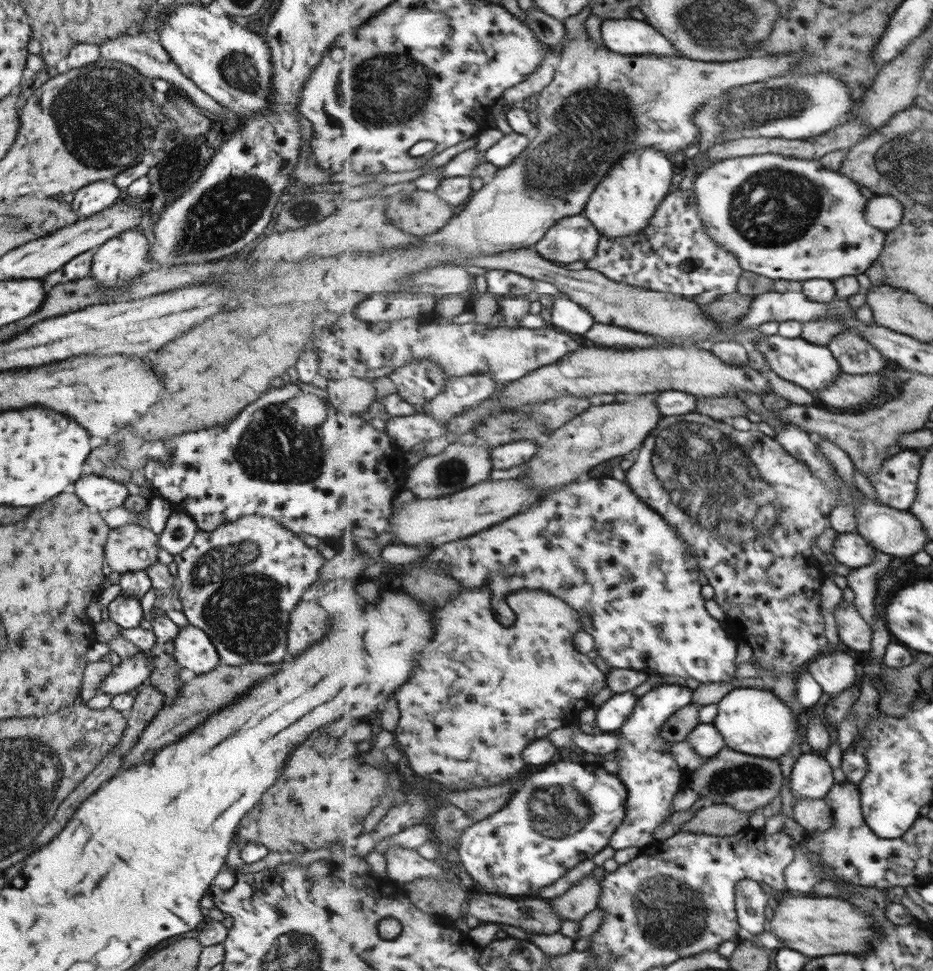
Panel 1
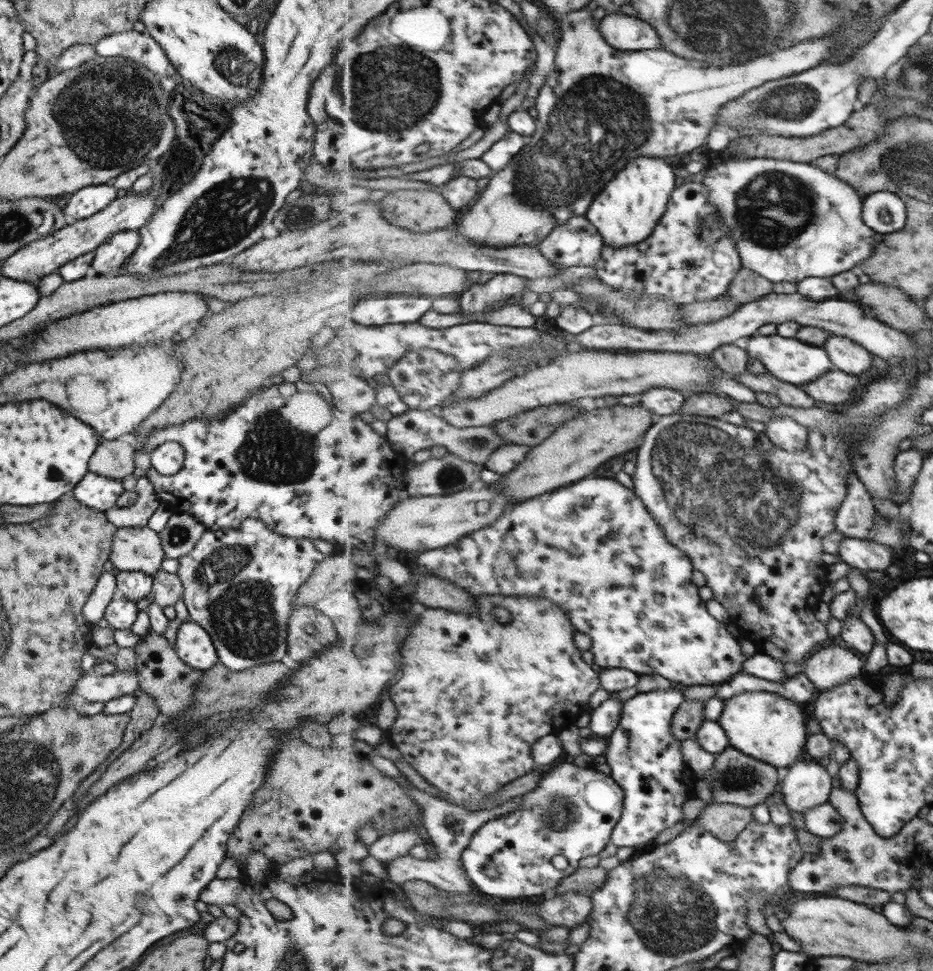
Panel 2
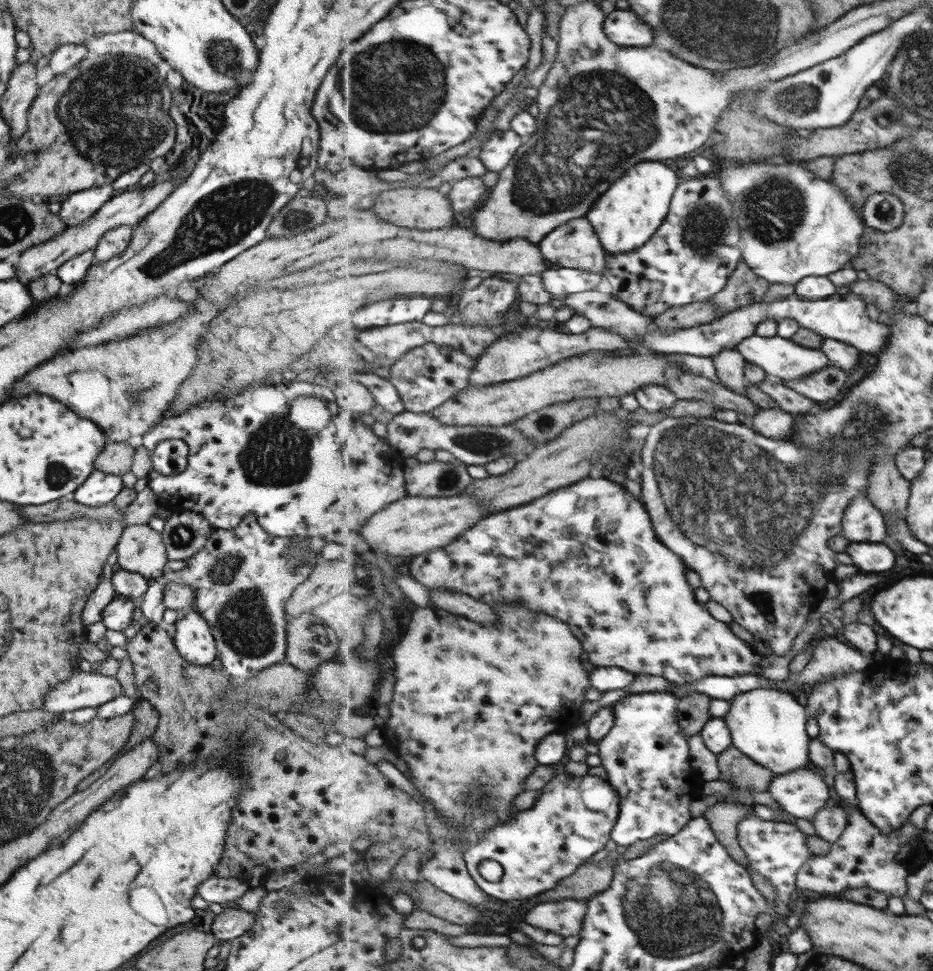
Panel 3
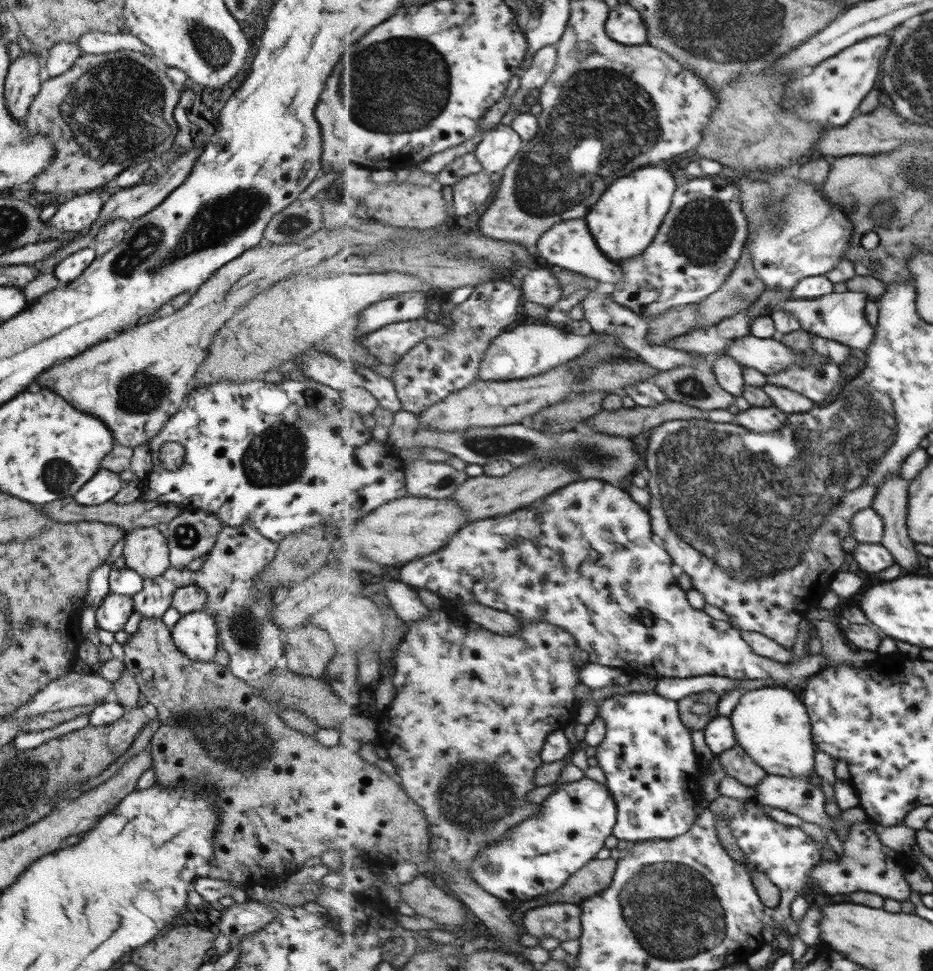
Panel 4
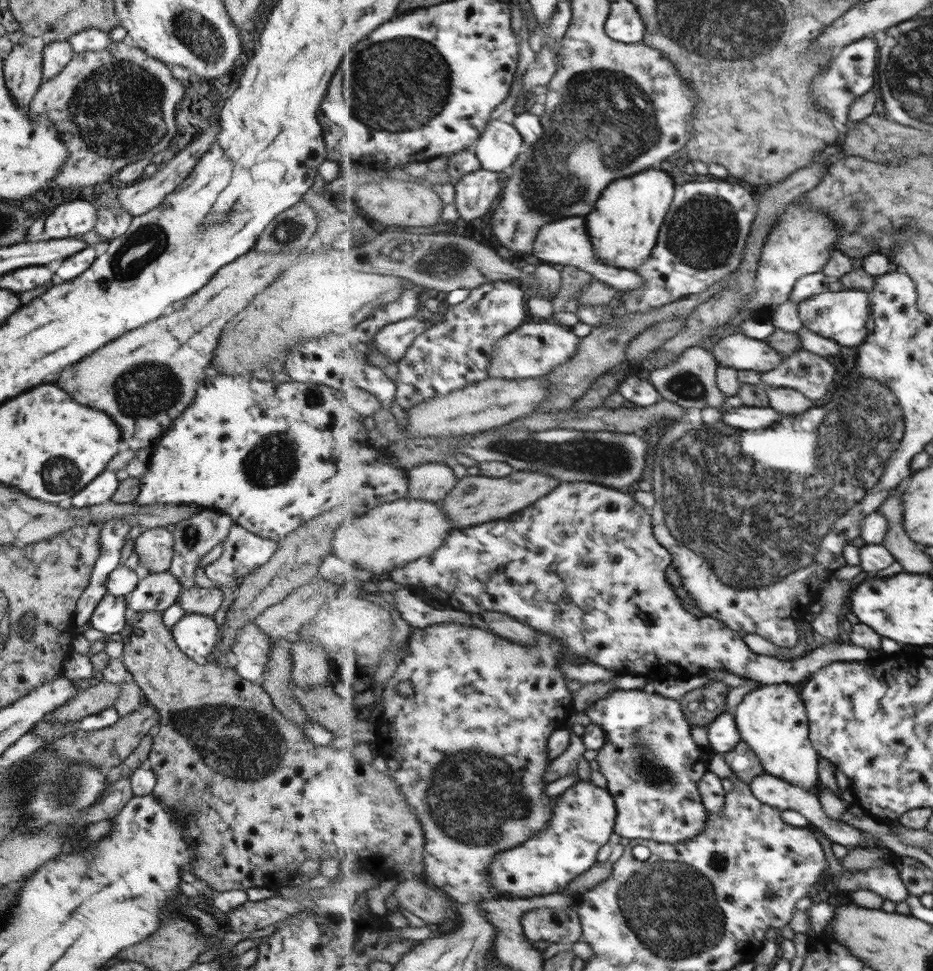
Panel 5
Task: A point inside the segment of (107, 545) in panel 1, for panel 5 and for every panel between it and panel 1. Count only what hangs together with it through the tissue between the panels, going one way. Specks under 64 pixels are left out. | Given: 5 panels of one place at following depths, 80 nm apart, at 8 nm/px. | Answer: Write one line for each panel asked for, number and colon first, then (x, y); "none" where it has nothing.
2: (137, 549)
3: (139, 549)
4: (145, 550)
5: (153, 547)

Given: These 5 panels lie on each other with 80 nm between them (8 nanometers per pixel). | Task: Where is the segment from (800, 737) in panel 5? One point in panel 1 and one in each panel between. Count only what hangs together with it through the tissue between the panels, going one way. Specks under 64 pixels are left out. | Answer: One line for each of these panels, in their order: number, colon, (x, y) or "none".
1: (753, 721)
2: (768, 726)
3: (769, 725)
4: (774, 726)

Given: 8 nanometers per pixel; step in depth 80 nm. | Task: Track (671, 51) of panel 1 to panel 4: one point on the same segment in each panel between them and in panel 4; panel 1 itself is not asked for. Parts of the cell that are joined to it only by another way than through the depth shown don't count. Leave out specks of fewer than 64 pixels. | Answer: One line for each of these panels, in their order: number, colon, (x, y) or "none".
2: (627, 33)
3: (625, 28)
4: (625, 25)

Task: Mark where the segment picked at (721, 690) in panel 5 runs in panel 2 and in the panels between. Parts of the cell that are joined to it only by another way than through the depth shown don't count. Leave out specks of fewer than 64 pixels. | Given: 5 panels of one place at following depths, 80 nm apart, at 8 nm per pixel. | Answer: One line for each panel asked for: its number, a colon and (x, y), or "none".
2: (690, 716)
3: (694, 709)
4: (697, 709)

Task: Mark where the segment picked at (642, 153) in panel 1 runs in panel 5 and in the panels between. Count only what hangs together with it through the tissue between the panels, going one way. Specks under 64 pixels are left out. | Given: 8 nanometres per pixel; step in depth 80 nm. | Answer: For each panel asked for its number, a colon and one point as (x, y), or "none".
2: (626, 212)
3: (626, 217)
4: (626, 220)
5: (625, 226)

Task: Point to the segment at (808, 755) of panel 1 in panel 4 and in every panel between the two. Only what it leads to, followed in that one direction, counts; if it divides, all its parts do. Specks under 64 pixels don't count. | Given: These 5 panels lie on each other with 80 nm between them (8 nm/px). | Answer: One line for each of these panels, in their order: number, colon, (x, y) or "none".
2: (807, 784)
3: (802, 793)
4: (804, 798)

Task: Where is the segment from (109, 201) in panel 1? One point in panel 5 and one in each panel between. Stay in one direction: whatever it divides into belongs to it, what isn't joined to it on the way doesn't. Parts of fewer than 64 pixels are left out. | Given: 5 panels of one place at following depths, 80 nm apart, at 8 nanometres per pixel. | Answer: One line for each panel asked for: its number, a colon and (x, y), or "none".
2: (84, 202)
3: (78, 206)
4: (75, 213)
5: (72, 218)

